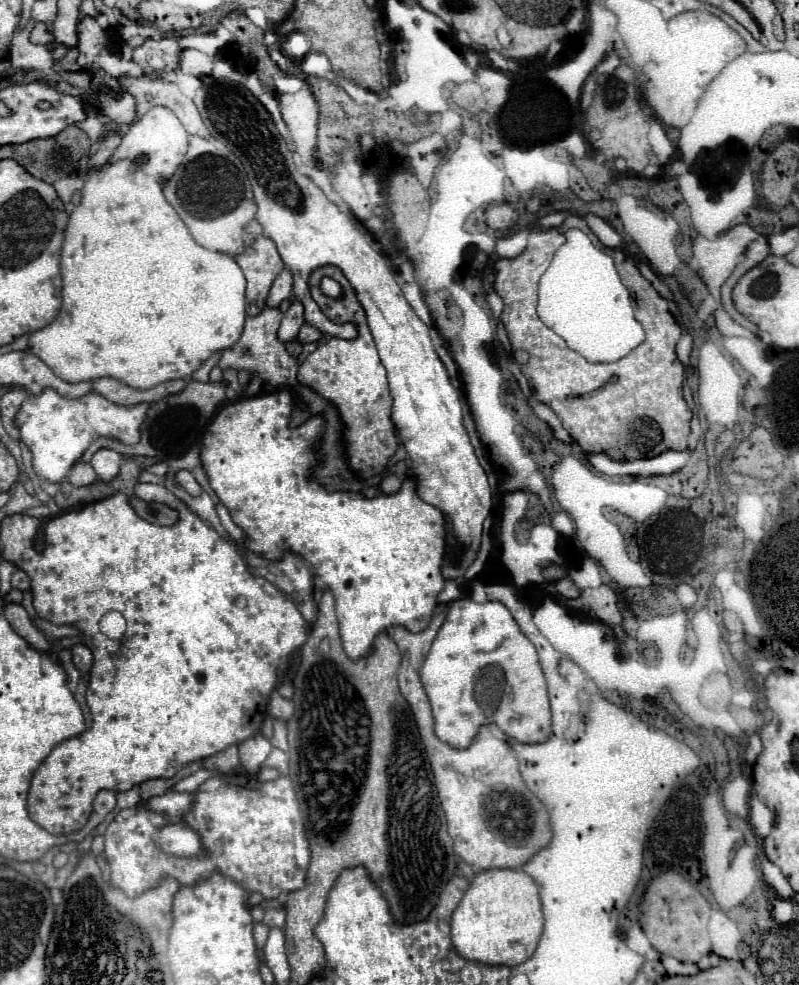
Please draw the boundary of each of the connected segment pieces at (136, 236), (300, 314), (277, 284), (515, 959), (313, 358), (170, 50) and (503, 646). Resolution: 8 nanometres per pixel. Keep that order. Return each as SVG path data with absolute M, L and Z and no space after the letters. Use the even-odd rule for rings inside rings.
M156 106L156 108L150 108L140 120L136 120L126 130L118 150L112 154L108 164L104 168L92 172L88 176L88 180L84 182L82 202L70 214L68 228L64 232L66 236L64 236L62 258L60 258L60 272L62 272L62 308L60 308L60 314L52 324L30 334L30 350L40 360L44 360L44 364L48 364L52 368L52 372L56 372L56 376L60 376L62 380L82 382L82 380L96 380L96 378L110 376L110 378L116 378L116 380L120 380L136 390L148 390L152 386L168 382L168 380L192 376L192 372L202 362L206 362L212 356L212 352L226 350L240 338L242 328L244 328L244 318L246 318L246 302L244 302L246 280L244 280L240 266L234 262L232 256L212 252L212 250L206 250L200 244L196 244L194 238L190 236L186 224L180 220L180 216L174 212L174 208L166 202L166 198L162 194L162 180L170 178L176 172L176 168L180 166L180 162L186 154L186 148L188 148L188 134L186 134L184 126L180 124L180 120L176 120L176 116L168 108Z
M294 300L282 318L282 324L278 328L278 338L282 342L294 340L298 336L298 330L302 328L302 324L304 324L304 306L298 300Z
M284 268L284 270L278 274L278 278L274 280L266 304L268 304L268 306L278 306L284 298L292 296L292 290L294 290L294 288L292 288L292 274L290 274L288 268Z
M490 868L474 876L468 892L454 910L450 936L462 958L514 968L534 954L542 934L542 924L544 918L536 882L524 870Z
M322 266L316 268L310 274L310 294L314 302L320 306L320 310L332 320L332 322L352 322L356 324L358 336L354 340L342 340L342 338L330 338L328 342L320 344L302 364L298 370L298 380L312 390L316 390L320 396L332 400L340 416L346 424L346 448L350 452L350 466L360 472L362 478L370 478L374 474L380 474L384 466L388 464L390 456L394 456L398 448L398 436L396 428L390 416L392 410L392 398L388 392L386 382L386 370L380 364L372 334L366 324L366 316L362 306L358 304L354 290L350 282L344 278L344 274L336 266ZM324 276L334 278L342 286L340 298L328 298L322 294L320 280Z
M166 36L160 40L152 40L148 38L140 48L134 50L134 62L138 62L146 74L156 72L170 72L176 70L180 66L180 58L182 58L182 48L178 44L176 38Z
M460 598L452 602L446 620L424 660L420 680L432 704L434 732L440 736L440 740L452 744L452 748L468 748L468 744L472 744L472 736L476 736L484 724L496 724L508 738L520 744L540 744L550 738L552 718L548 706L548 690L536 648L520 632L520 626L516 620L512 620L512 614L500 602L488 600L478 604L472 598ZM474 702L480 708L478 716L474 716Z

